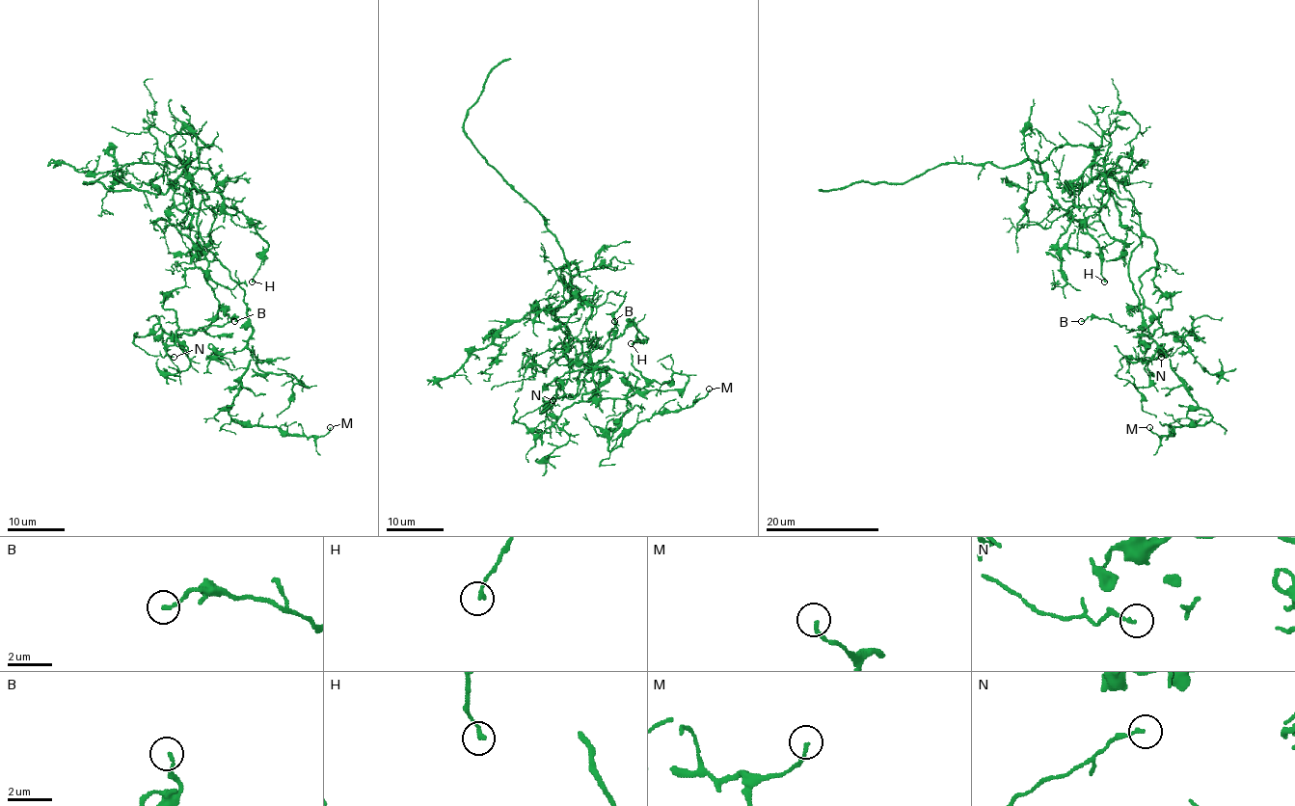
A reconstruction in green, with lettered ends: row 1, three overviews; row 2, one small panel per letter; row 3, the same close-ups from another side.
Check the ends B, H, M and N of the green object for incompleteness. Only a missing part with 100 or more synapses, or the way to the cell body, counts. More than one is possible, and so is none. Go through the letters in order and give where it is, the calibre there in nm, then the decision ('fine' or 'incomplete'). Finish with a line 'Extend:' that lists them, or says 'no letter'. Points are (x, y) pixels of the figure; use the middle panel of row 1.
B: (614, 321) | 140 nm | fine
H: (631, 343) | 180 nm | fine
M: (709, 389) | 150 nm | fine
N: (553, 400) | 130 nm | fine
Extend: no letter

